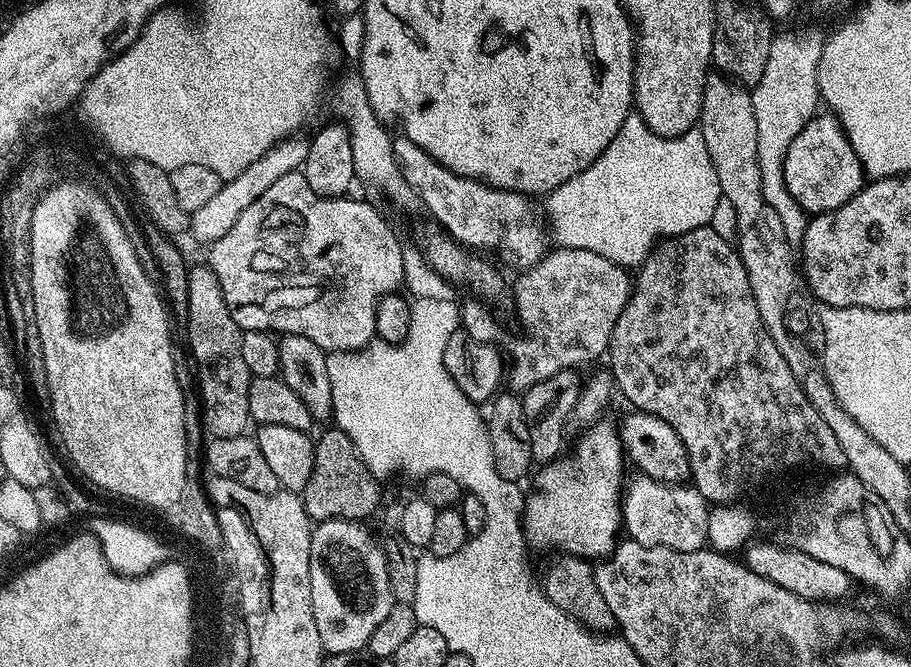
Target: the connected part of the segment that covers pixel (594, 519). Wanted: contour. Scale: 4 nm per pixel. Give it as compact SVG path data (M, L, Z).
M597 422L579 433L580 441L572 456L561 455L551 463L545 463L539 469L540 473L535 473L537 492L527 493L522 513L524 539L533 549L556 547L555 551L560 554L604 558L616 547L616 535L621 535L622 532L622 485L626 480L626 457L624 447L620 444L619 431L613 425L611 428L604 423Z

